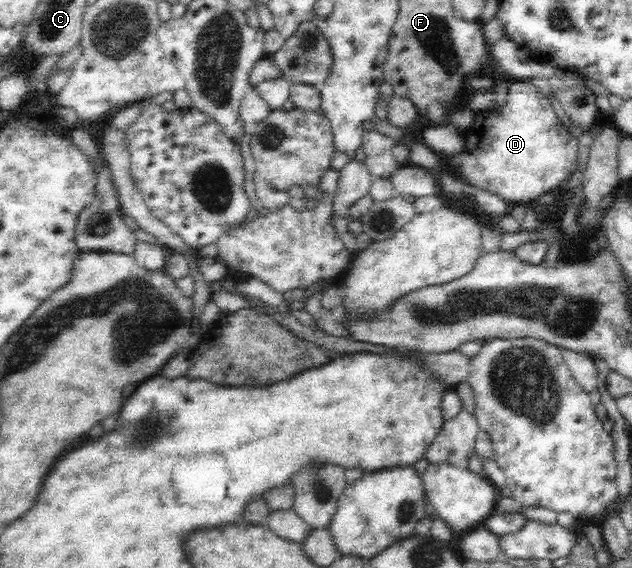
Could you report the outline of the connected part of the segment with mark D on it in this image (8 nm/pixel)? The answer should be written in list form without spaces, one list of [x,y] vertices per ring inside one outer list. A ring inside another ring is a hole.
[[[509,81],[506,88],[509,92],[501,112],[479,112],[479,116],[475,116],[475,122],[461,131],[461,156],[453,156],[449,158],[449,162],[467,183],[496,194],[503,200],[509,200],[509,204],[529,205],[542,194],[564,186],[575,172],[578,141],[569,136],[567,127],[562,126],[552,109],[549,97],[539,93],[539,89],[530,81]]]

